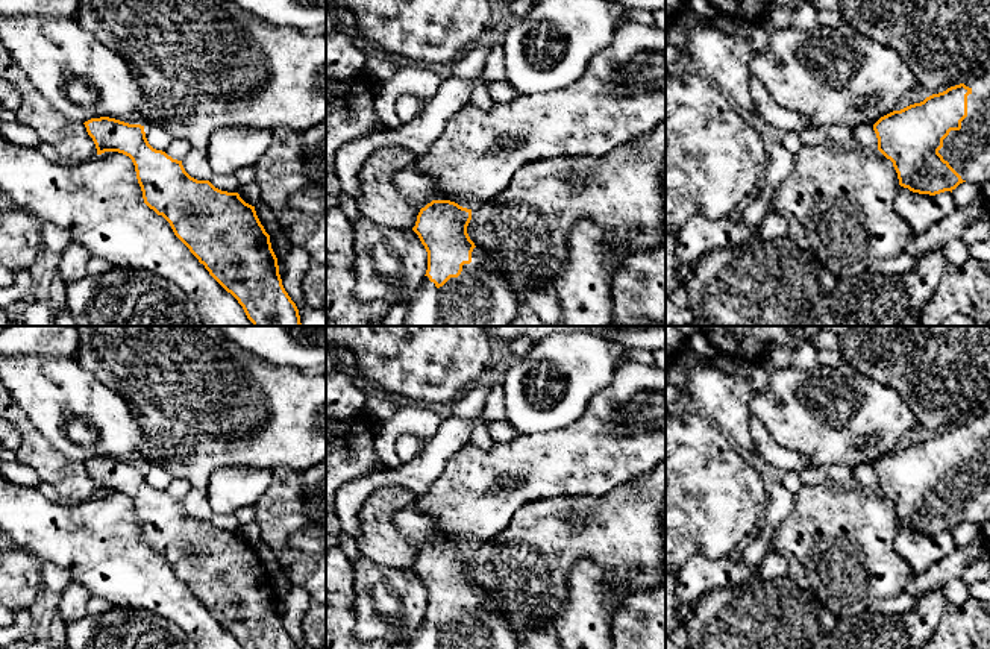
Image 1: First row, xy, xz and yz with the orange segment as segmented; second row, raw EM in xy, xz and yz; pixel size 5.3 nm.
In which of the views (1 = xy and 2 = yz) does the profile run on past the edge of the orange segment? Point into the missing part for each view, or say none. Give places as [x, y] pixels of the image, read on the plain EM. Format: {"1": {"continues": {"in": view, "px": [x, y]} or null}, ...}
{"1": {"continues": null}, "2": {"continues": {"in": "yz", "px": [968, 490]}}}

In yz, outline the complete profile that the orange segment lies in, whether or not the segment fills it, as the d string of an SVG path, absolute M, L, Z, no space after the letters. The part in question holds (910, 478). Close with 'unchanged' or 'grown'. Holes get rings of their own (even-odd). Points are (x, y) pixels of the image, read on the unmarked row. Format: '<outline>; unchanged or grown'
M990 406L964 423L881 456L873 464L873 470L878 490L893 502L899 525L913 532L935 535L945 531L952 532L963 522L984 525L990 520Z; grown

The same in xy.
M100 456L83 462L97 494L118 491L135 505L144 543L171 566L243 649L297 649L282 625L270 575L238 532L191 517L182 500L153 488L141 464Z; unchanged

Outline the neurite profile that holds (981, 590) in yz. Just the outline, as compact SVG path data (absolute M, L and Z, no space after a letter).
M990 578L975 582L970 588L970 596L976 597L981 602L990 604Z

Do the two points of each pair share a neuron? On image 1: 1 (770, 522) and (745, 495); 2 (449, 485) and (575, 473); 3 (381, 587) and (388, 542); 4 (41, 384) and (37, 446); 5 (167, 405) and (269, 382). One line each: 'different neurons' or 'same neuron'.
1: different neurons
2: same neuron
3: different neurons
4: different neurons
5: same neuron

